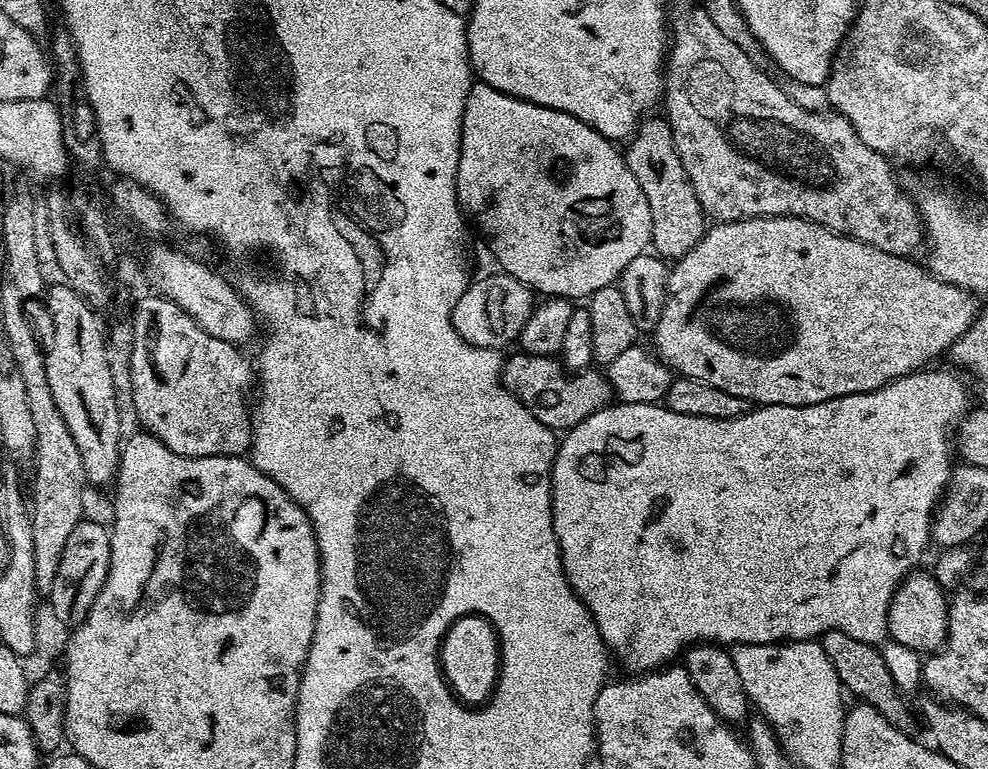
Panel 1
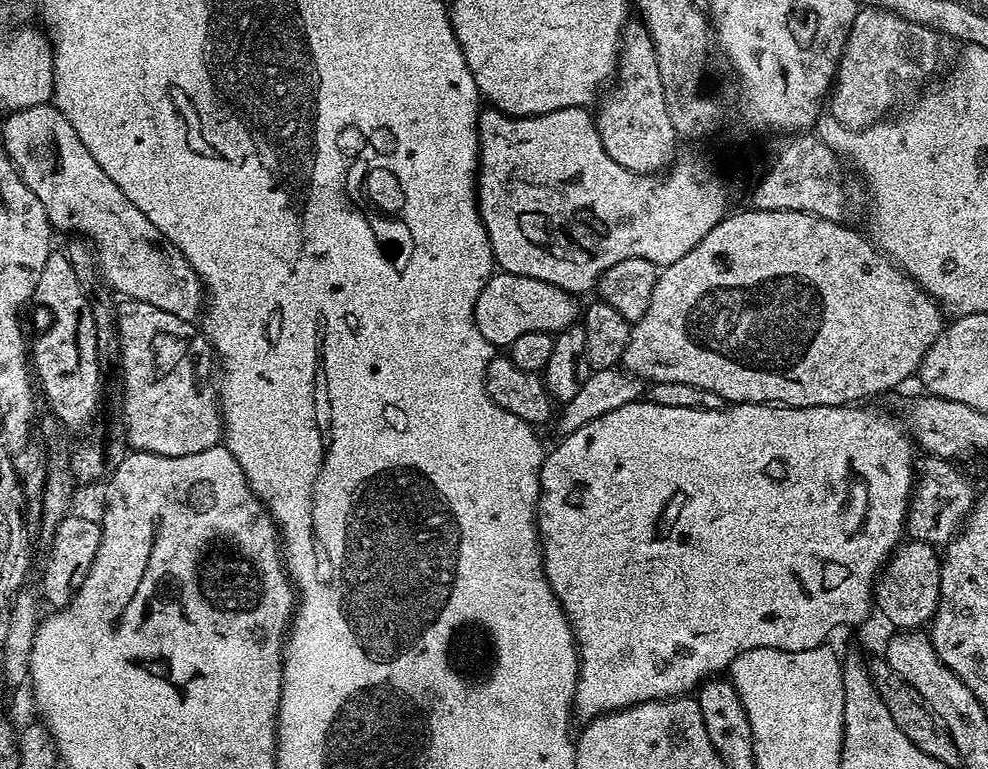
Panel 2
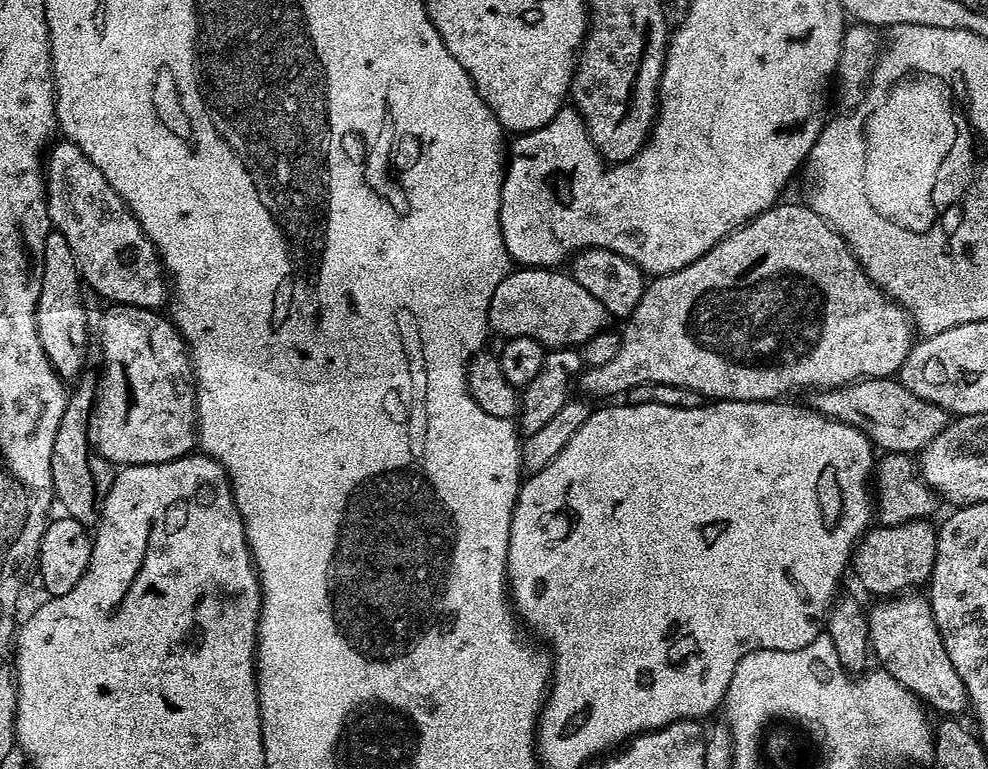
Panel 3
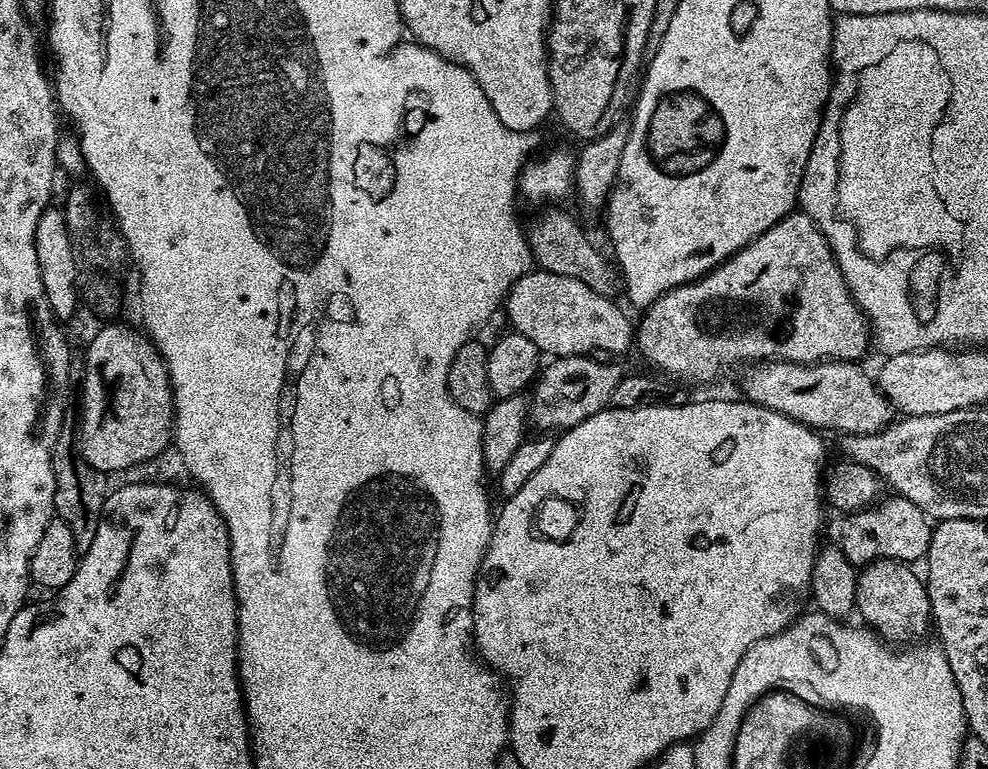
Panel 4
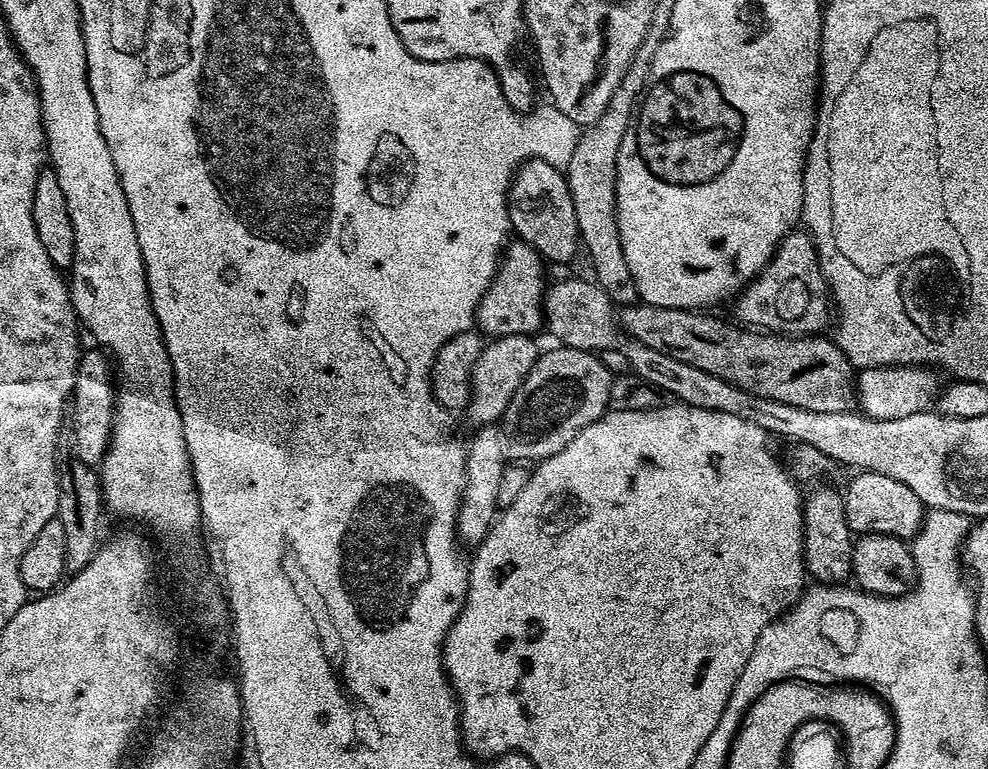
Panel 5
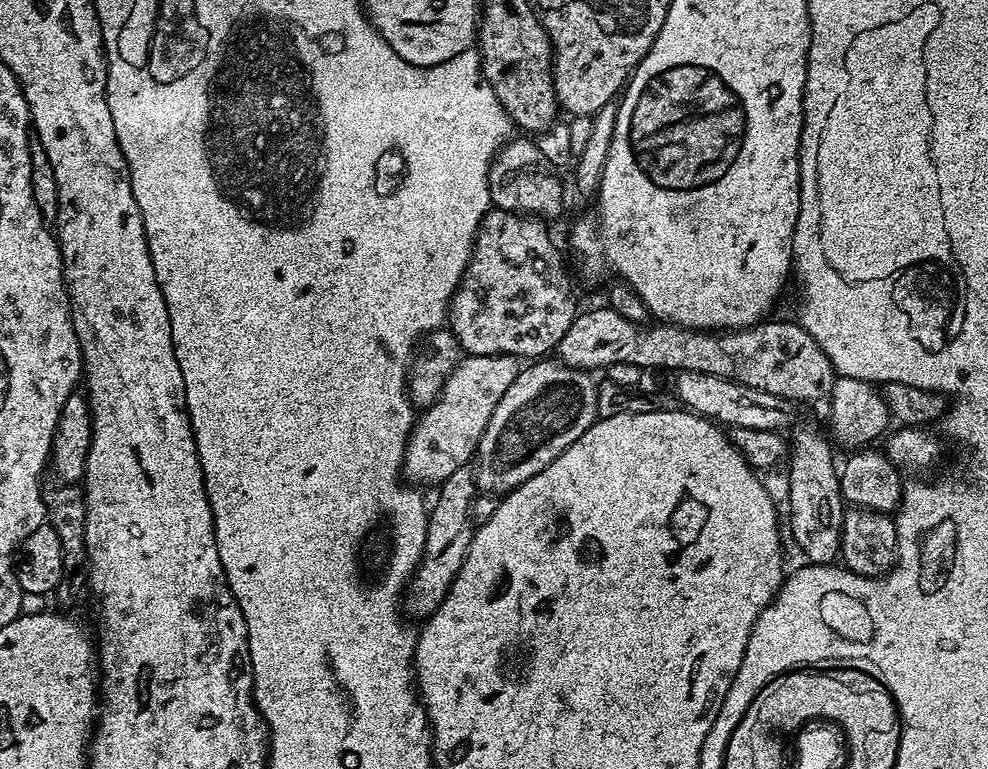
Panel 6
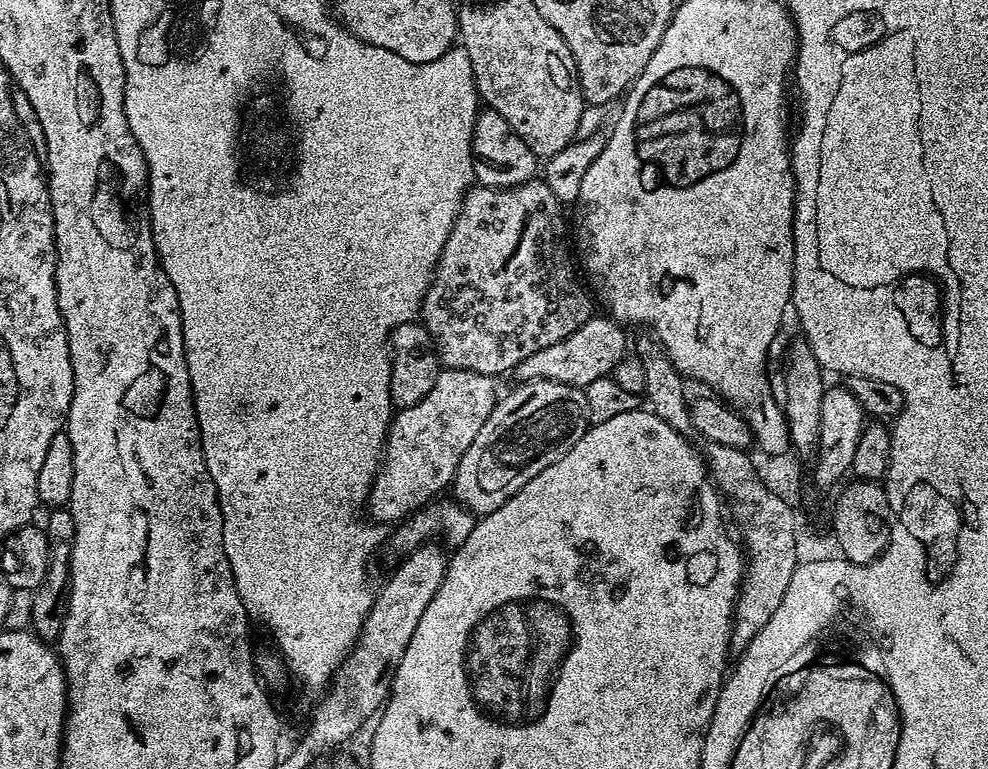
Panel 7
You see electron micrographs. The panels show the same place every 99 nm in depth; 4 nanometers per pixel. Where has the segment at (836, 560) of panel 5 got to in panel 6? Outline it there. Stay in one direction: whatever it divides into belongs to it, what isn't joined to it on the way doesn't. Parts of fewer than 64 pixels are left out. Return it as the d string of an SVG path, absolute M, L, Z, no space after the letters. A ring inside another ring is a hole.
M799 428L791 433L790 459L786 464L788 520L792 523L792 536L796 539L797 546L804 551L803 559L810 564L830 564L840 556L840 539L846 511L846 501L840 493L838 460L836 464L827 435L824 437L812 428Z

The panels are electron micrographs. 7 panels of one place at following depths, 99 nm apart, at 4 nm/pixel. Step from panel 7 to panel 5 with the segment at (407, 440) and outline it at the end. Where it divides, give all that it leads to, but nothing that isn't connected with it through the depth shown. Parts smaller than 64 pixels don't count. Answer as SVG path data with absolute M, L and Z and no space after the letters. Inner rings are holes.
M498 336L485 343L480 349L480 357L472 371L472 398L468 402L466 415L476 426L492 426L503 417L510 398L522 386L526 374L540 356L541 349L536 348L532 336Z

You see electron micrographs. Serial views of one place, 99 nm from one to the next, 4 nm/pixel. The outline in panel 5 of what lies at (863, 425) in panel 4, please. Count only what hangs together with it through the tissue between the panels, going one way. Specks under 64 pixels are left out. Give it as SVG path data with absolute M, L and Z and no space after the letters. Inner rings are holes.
M637 302L619 309L618 324L625 337L645 344L650 350L658 350L658 354L670 354L670 358L678 358L678 362L686 362L686 366L698 366L698 370L706 370L706 374L714 374L714 378L722 378L754 396L818 414L838 414L853 407L854 369L846 354L842 354L842 350L836 345L835 339L823 340L825 337L820 334L815 336L769 334L749 330L735 323L727 324L724 320L715 320L708 315L712 314L705 314L700 310L663 308Z

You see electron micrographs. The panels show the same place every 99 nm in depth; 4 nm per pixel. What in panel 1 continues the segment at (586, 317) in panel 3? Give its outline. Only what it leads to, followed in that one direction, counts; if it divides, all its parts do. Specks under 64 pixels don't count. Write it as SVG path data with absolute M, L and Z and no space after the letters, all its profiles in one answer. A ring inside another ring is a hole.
M495 275L488 276L485 280L473 279L469 283L468 289L454 306L452 325L467 344L504 350L511 340L513 343L519 337L522 326L530 318L534 307L534 293L513 276Z

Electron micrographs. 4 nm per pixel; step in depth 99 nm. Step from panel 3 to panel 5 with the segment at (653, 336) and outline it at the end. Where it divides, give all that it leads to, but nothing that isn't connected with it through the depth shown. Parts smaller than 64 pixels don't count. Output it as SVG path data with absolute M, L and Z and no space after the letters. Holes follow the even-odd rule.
M793 230L781 244L776 245L772 261L735 297L735 304L735 319L752 330L781 336L815 336L825 331L823 328L828 324L828 316L830 320L830 286L824 280L820 259L816 256L816 248L807 231ZM563 346L552 347L556 348L549 352L541 351L499 421L504 455L509 461L547 460L609 411L608 391L614 376L599 361L597 353Z

